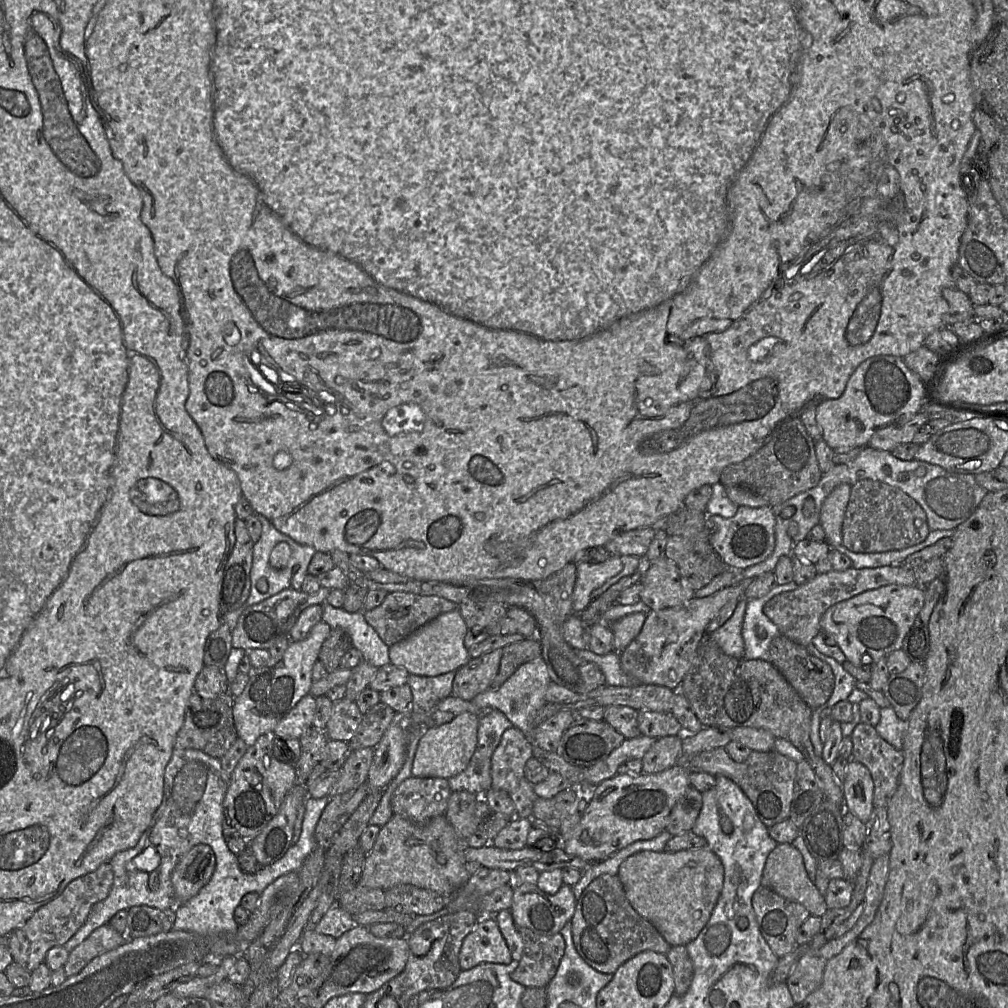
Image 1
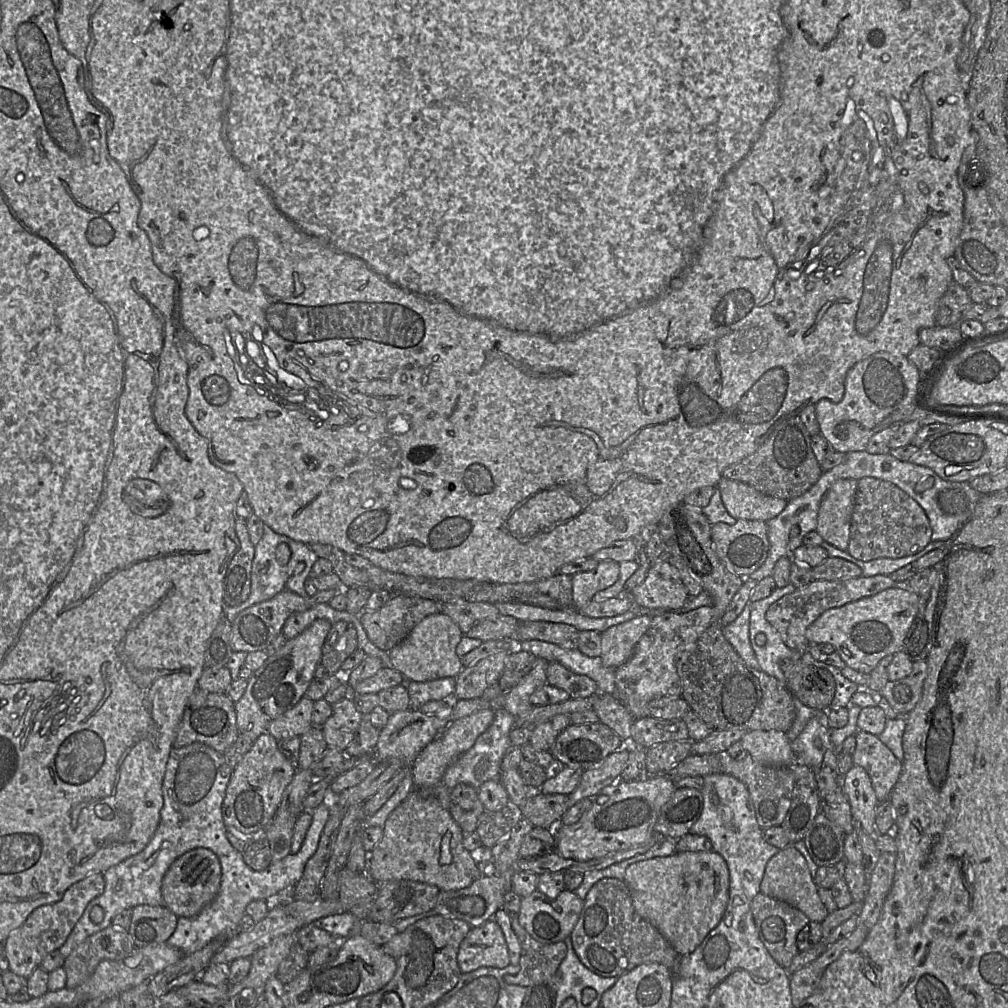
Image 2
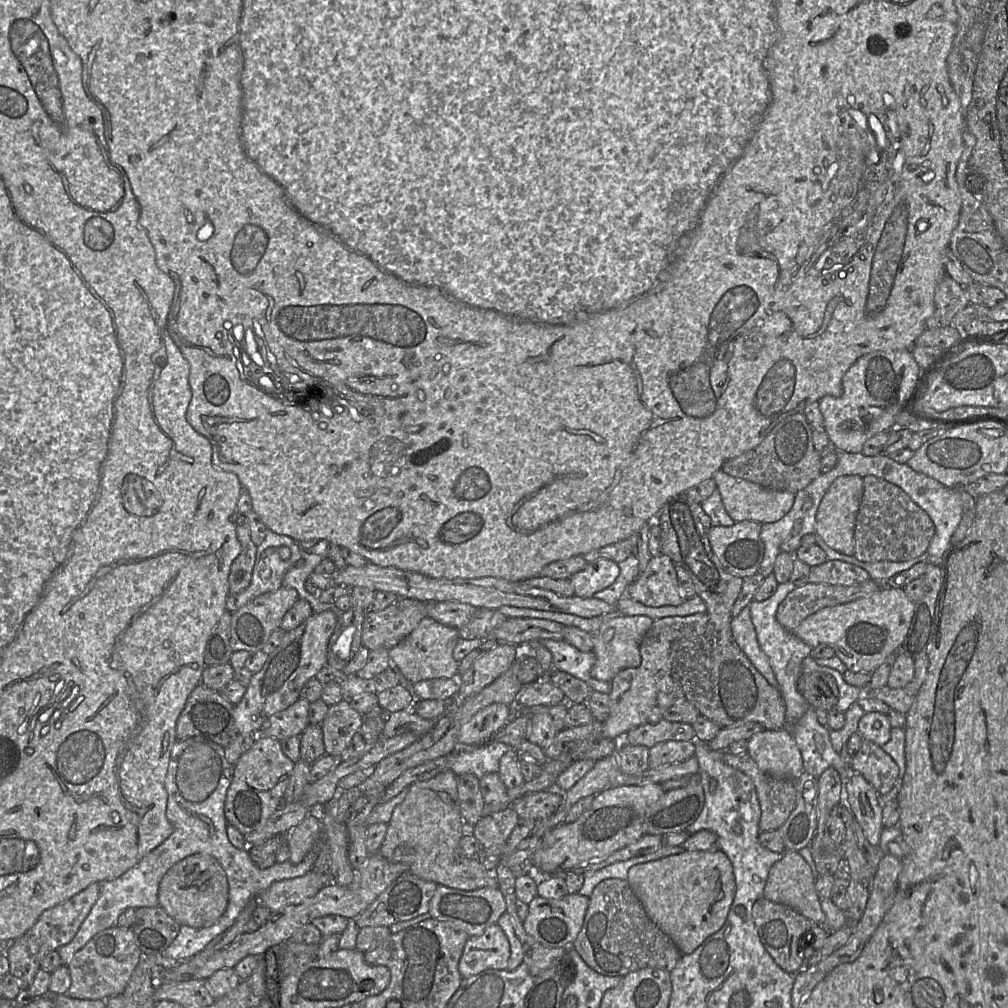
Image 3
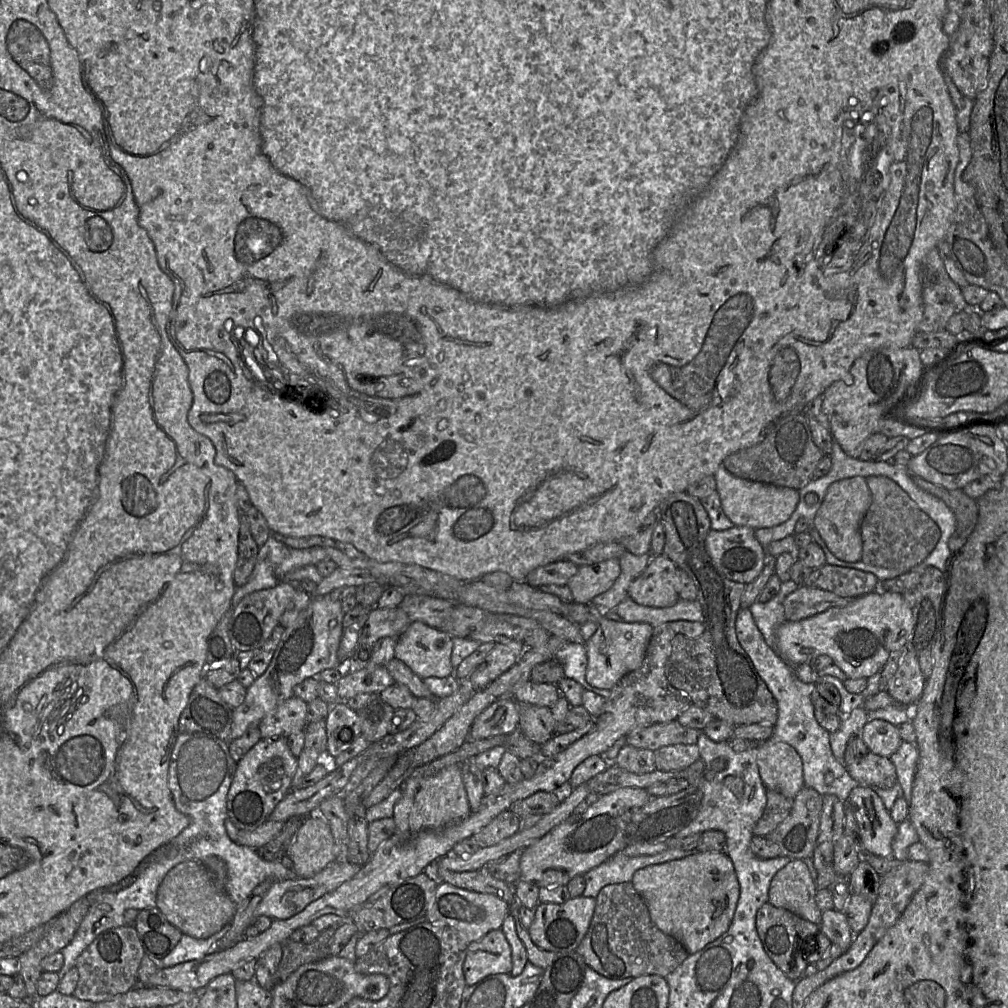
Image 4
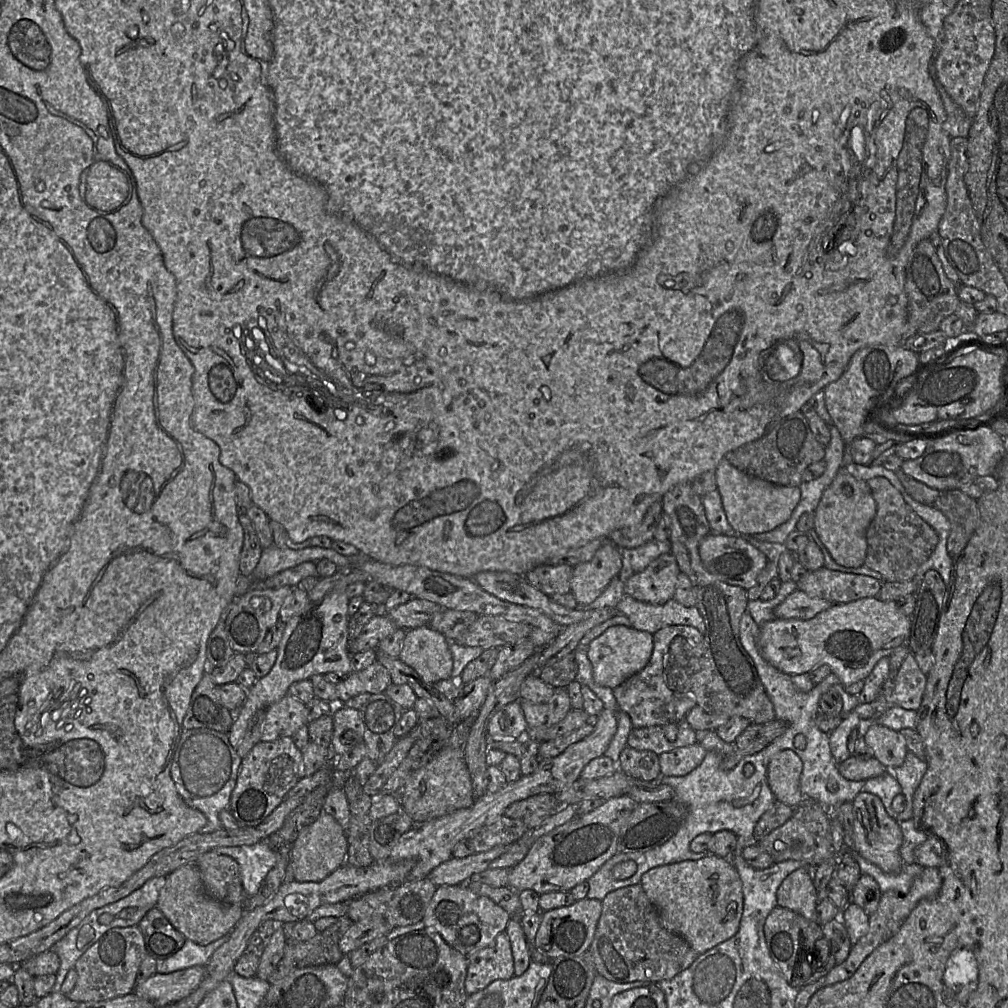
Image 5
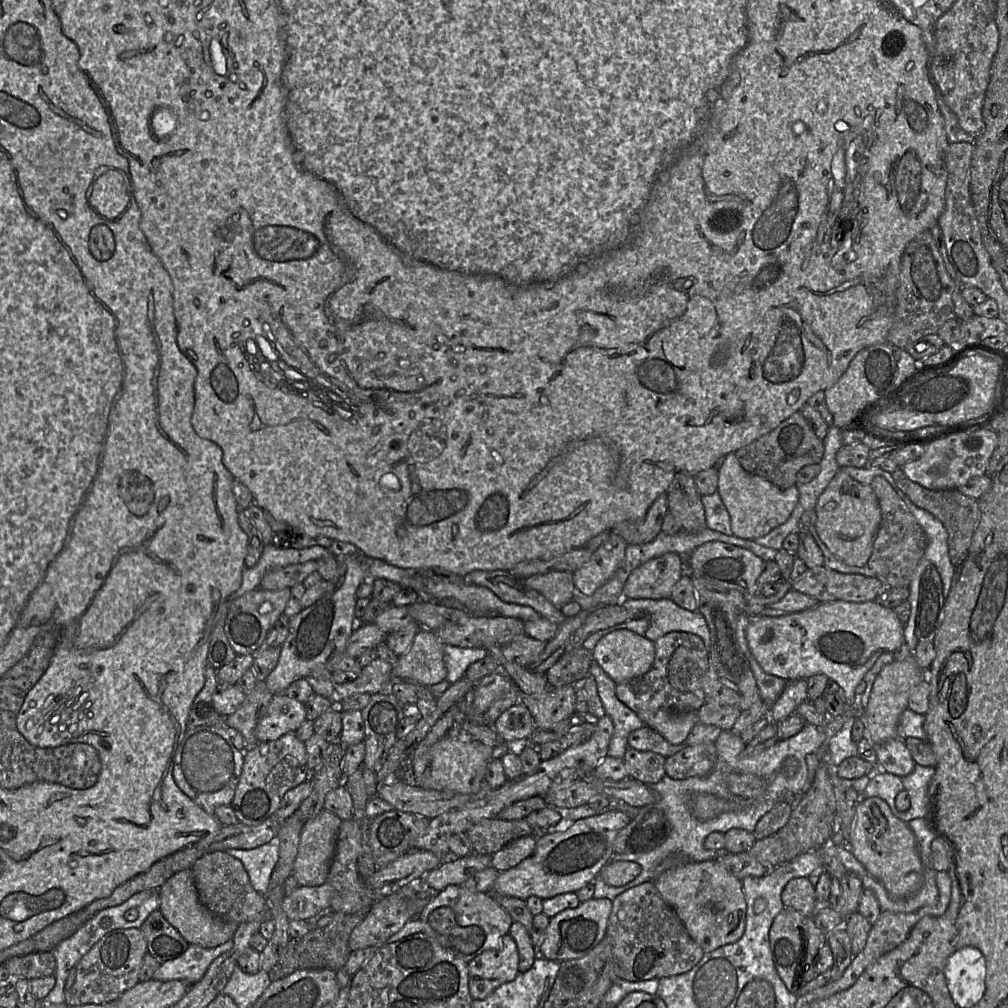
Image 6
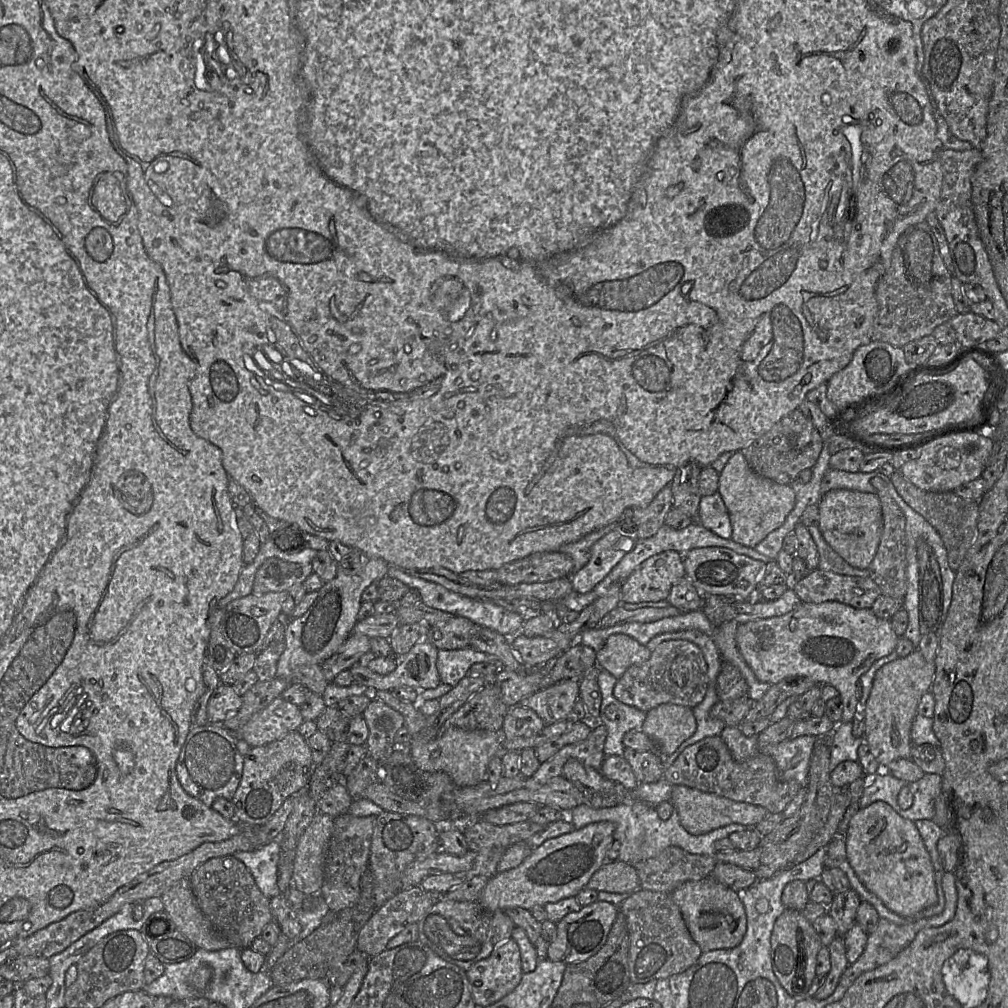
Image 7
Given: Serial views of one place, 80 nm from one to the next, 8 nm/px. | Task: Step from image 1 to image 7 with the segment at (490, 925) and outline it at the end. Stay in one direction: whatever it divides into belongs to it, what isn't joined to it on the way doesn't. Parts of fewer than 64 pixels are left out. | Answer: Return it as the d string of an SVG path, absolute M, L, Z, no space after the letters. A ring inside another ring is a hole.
M513 938L507 939L487 958L473 964L466 974L475 1005L494 1004L511 993L522 979L518 944Z

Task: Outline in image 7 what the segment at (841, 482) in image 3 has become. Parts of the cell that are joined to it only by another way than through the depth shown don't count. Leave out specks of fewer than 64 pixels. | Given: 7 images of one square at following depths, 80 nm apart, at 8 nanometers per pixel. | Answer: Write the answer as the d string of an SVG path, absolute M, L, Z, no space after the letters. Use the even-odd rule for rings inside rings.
M834 489L822 496L818 507L818 528L824 540L852 567L868 568L883 532L882 507L878 496L868 492Z

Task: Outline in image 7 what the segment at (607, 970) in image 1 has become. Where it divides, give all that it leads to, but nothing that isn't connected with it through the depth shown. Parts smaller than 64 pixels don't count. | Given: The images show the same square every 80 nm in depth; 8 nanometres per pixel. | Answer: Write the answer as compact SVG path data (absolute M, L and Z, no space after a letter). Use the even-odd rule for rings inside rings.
M637 889L618 906L618 912L623 914L626 920L629 936L629 977L633 984L644 984L680 974L691 967L703 953L691 938L682 914L670 894Z

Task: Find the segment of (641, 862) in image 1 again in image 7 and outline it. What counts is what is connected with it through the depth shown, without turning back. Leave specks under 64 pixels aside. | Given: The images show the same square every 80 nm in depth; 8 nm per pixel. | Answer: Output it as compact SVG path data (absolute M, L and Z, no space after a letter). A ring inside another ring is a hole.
M709 876L682 884L670 893L670 897L678 906L691 938L703 953L718 949L732 949L743 940L747 919L741 893Z

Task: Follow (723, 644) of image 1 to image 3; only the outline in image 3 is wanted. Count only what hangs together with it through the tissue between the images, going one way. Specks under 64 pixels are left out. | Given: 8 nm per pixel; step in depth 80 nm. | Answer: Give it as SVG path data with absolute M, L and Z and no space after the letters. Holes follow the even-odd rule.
M749 605L744 607L736 617L732 618L731 630L735 641L752 665L771 686L779 688L769 658L760 648L755 627L751 621Z

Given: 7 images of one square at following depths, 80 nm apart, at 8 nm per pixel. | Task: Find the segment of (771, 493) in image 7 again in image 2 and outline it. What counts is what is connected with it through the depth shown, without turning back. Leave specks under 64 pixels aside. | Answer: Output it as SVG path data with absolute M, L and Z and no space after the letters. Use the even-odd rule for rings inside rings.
M721 477L717 484L722 502L736 520L767 522L778 516L786 507L785 499L760 493L746 483Z

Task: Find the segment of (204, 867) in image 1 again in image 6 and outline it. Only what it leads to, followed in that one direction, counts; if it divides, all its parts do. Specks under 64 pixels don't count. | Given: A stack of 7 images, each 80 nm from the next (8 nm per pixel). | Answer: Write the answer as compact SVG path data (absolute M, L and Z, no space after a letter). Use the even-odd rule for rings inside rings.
M191 869L171 876L159 889L160 912L189 944L215 948L230 940L238 928L236 922L226 921L209 912L200 902Z

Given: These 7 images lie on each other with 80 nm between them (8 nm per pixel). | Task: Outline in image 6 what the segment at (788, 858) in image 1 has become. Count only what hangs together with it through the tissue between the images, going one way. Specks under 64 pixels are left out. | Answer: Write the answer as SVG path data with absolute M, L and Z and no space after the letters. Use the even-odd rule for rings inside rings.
M806 877L791 879L781 893L784 908L791 908L806 917L813 918L815 900L814 886Z

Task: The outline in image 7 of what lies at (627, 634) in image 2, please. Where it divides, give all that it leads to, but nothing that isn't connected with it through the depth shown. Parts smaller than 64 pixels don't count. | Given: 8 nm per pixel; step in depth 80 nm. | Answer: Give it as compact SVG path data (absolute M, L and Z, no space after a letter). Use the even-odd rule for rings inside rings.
M613 634L596 652L596 663L600 669L619 679L630 667L647 661L650 656L651 651L646 645L628 635Z

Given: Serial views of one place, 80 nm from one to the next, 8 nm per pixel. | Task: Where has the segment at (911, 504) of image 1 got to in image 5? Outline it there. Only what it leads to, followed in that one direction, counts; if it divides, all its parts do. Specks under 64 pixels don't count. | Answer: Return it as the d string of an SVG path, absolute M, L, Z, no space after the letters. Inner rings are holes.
M877 476L866 482L876 502L876 514L867 529L867 553L864 565L879 572L882 575L882 581L885 582L913 580L918 568L929 558L936 548L939 536L934 528L911 508L901 493L888 479Z

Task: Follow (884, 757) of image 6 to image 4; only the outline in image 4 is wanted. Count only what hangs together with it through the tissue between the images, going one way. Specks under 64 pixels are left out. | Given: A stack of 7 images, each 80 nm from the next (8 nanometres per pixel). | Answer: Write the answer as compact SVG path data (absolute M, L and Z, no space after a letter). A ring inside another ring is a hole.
M868 719L860 736L871 752L887 758L897 751L903 741L897 726L883 719Z

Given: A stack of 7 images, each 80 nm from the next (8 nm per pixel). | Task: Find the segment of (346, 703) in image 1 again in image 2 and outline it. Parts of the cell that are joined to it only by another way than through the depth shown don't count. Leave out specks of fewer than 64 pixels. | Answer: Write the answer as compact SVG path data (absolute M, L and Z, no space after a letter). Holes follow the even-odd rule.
M349 696L332 706L332 714L321 726L329 748L345 752L352 742L362 720L361 714Z

